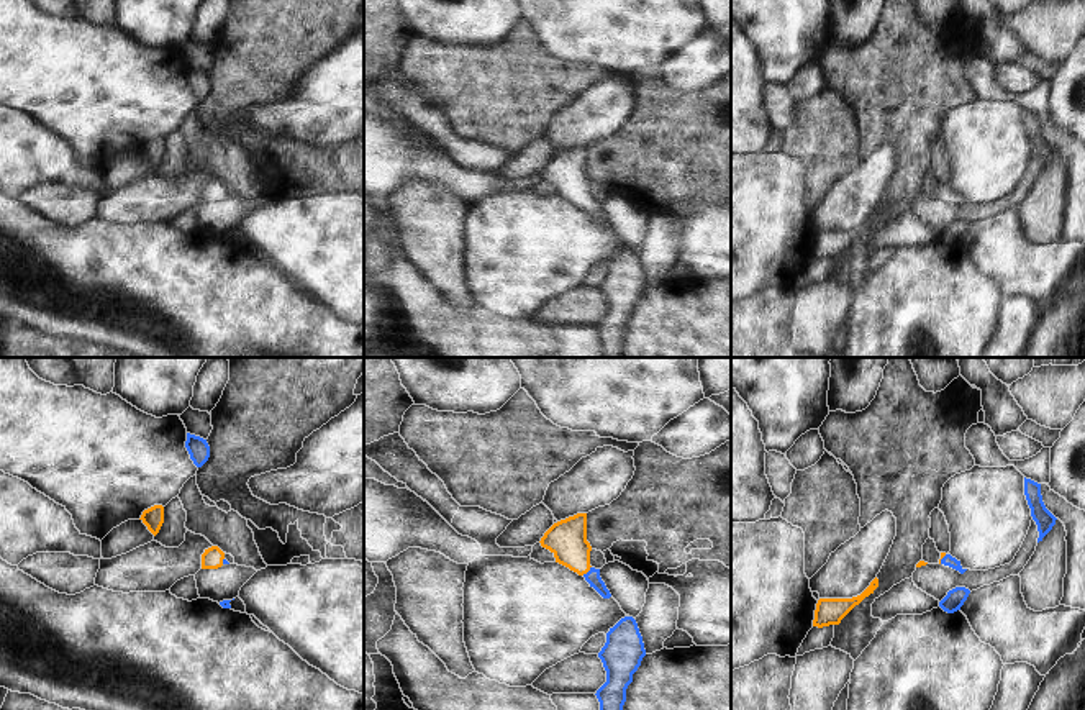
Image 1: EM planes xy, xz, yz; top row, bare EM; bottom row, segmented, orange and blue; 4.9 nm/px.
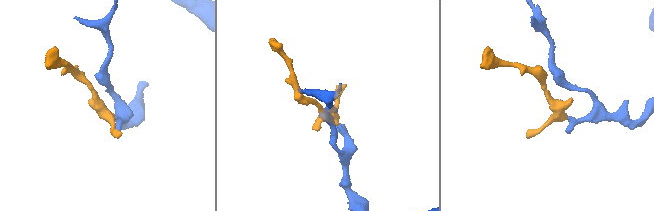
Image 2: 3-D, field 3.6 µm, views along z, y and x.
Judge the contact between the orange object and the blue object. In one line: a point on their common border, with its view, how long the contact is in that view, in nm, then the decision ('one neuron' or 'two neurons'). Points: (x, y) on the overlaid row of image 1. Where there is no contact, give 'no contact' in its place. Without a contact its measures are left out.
xz (587, 571) | 60 nm | one neuron

